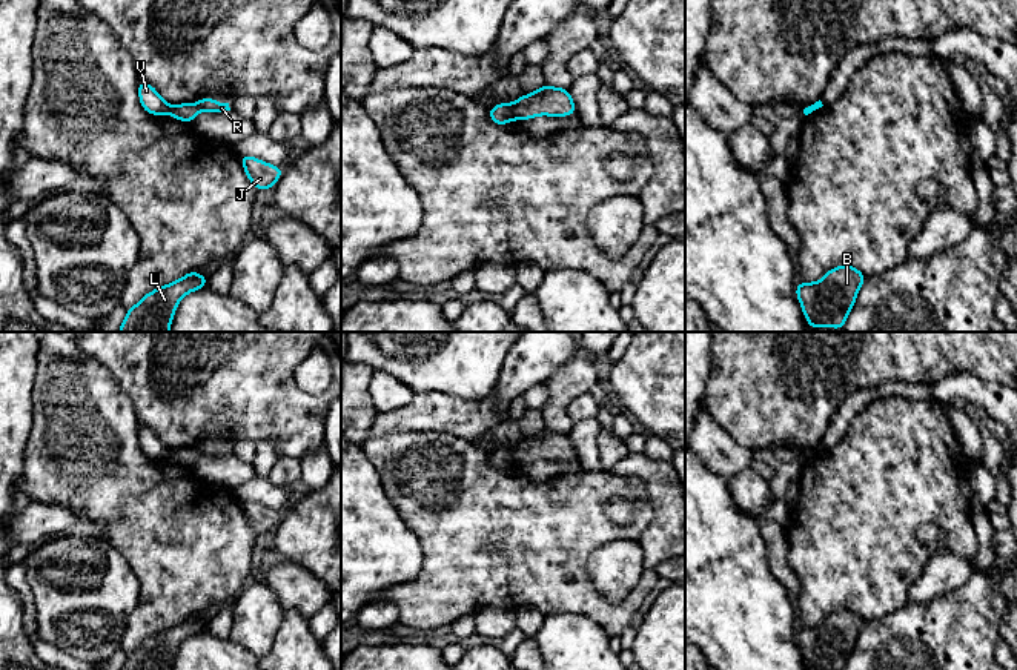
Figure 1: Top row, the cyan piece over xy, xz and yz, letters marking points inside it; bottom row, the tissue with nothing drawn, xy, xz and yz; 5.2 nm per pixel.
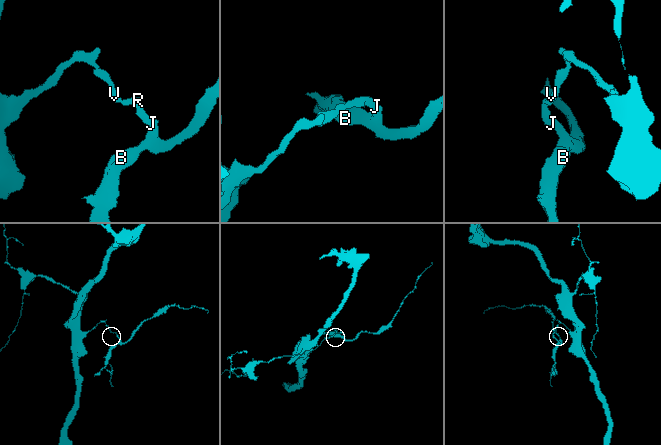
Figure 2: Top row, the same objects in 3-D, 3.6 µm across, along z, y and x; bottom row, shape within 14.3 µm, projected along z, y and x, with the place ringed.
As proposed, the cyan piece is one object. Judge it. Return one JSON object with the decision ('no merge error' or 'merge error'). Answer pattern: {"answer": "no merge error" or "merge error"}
{"answer": "merge error"}

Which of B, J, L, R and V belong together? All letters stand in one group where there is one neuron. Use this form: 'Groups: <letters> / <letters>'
Groups: B J L R / V

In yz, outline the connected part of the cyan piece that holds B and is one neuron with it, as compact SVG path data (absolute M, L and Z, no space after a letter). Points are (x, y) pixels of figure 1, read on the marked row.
M853 266L833 267L817 283L797 283L796 295L811 329L842 329L866 277Z

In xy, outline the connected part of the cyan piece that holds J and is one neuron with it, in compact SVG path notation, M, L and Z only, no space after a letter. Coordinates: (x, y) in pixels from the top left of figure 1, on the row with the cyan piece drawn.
M240 155L240 161L257 191L270 191L270 187L278 181L283 174L283 168L264 163L255 157Z

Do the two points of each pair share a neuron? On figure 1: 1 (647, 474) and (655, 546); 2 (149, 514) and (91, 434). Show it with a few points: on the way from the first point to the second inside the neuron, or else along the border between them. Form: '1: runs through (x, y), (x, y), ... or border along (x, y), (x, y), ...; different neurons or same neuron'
1: runs through (662, 492), (662, 527); same neuron
2: runs through (129, 494), (91, 454); same neuron

